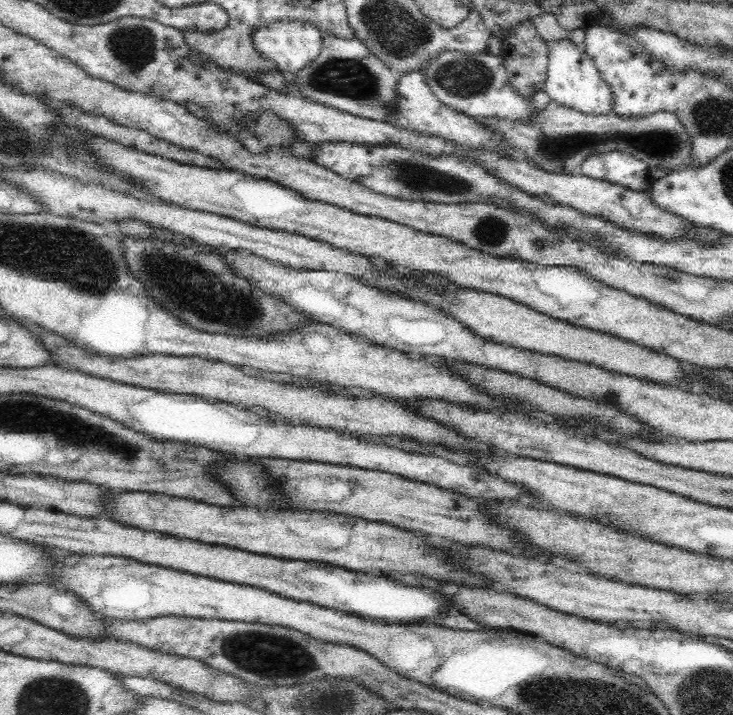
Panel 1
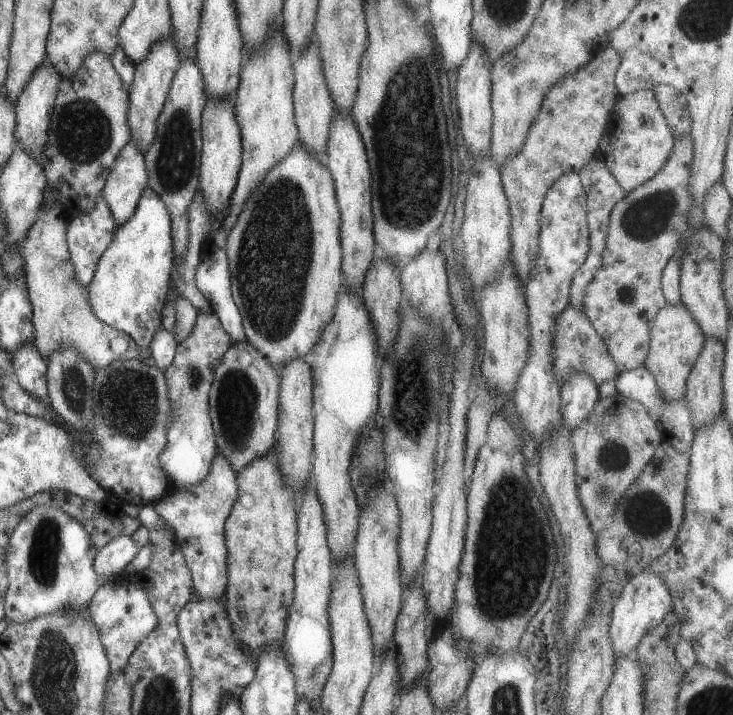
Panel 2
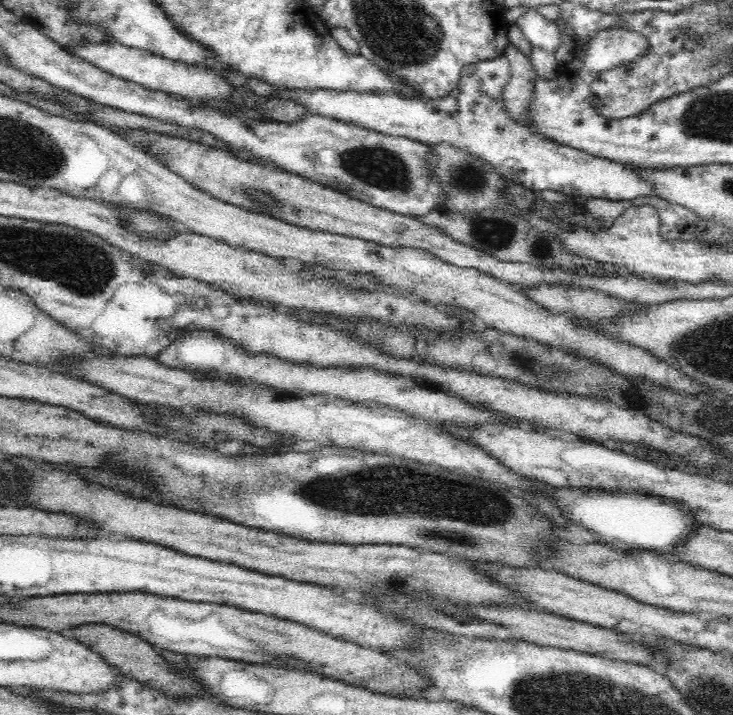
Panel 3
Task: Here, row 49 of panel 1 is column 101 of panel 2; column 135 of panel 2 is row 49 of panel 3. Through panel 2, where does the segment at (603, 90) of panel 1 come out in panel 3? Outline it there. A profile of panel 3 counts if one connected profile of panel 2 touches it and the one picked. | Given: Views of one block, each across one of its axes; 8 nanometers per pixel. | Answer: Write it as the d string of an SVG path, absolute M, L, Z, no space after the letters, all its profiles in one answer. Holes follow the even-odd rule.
M527 8L522 11L514 24L522 31L522 34L532 45L540 46L544 50L556 48L559 39L558 27L555 21L549 21L537 8Z

